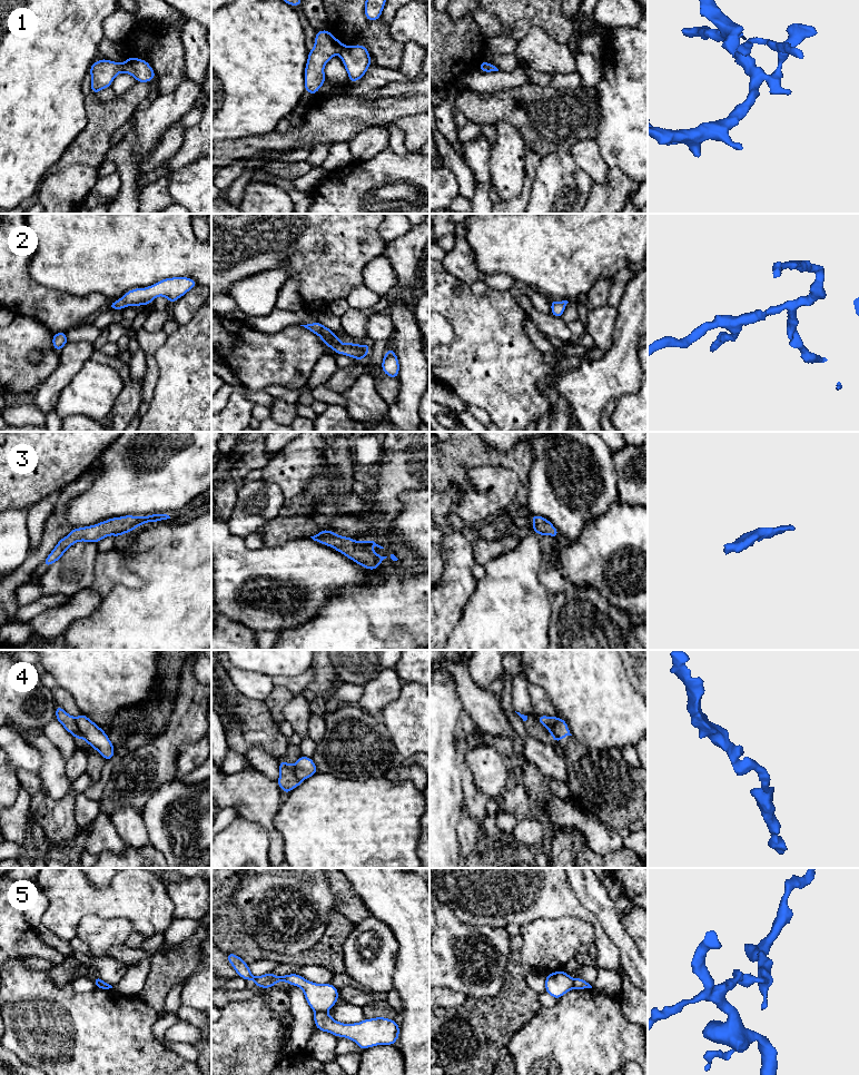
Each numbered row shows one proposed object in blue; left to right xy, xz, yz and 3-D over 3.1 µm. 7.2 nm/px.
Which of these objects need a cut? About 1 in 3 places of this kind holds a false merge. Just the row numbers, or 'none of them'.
1, 4, 5

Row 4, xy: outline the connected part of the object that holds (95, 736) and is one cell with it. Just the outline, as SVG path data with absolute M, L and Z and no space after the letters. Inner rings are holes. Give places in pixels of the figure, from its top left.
M85 714L78 716L76 722L80 730L81 738L99 752L106 761L113 757L115 748L106 732L100 727Z

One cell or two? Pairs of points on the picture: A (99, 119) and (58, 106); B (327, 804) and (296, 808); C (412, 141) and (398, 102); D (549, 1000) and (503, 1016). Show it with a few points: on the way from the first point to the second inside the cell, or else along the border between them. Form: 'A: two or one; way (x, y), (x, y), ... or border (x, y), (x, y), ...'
A: two; border (82, 89), (86, 126), (75, 139)
B: one; way (319, 808), (304, 808)
C: two; border (417, 114), (402, 116), (389, 122)
D: two; border (536, 995), (542, 1005)

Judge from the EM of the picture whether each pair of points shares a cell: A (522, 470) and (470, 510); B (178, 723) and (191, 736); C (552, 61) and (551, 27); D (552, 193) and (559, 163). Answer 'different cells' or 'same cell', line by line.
A: different cells
B: same cell
C: different cells
D: same cell

